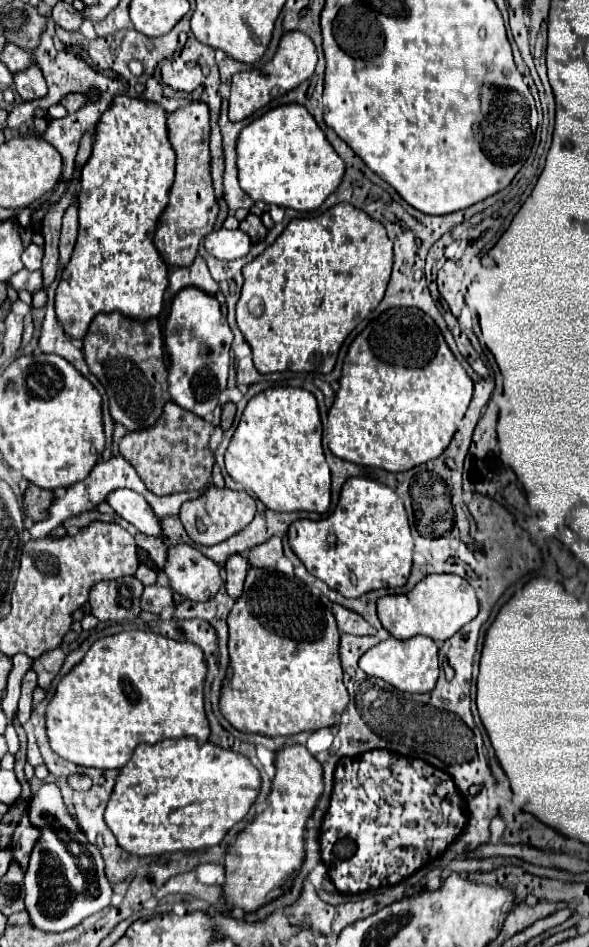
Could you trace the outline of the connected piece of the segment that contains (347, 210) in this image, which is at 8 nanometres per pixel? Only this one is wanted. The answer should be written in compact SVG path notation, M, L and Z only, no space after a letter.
M338 203L320 217L292 219L274 245L244 267L244 287L236 305L236 321L252 347L254 367L260 373L330 373L344 339L382 301L390 273L392 241L386 229L354 205Z

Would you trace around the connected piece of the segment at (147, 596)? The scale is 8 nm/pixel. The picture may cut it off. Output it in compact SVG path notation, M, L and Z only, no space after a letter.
M162 585L144 587L142 593L142 609L150 613L160 613L164 607L172 607L172 589Z

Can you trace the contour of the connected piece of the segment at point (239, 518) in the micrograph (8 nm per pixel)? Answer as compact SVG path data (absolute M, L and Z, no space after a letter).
M212 485L204 497L198 497L198 501L186 501L180 509L180 521L188 533L188 537L198 545L216 545L226 541L228 537L242 531L256 513L256 503L246 491L232 491L232 489L218 489Z

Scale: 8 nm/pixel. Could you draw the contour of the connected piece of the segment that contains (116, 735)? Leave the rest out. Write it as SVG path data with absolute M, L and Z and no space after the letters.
M122 631L112 637L102 637L88 649L86 657L60 679L54 697L46 707L50 747L74 765L122 769L140 743L154 745L174 737L194 737L198 743L206 743L210 737L204 711L206 673L204 653L192 643L168 641L168 637L150 631Z

